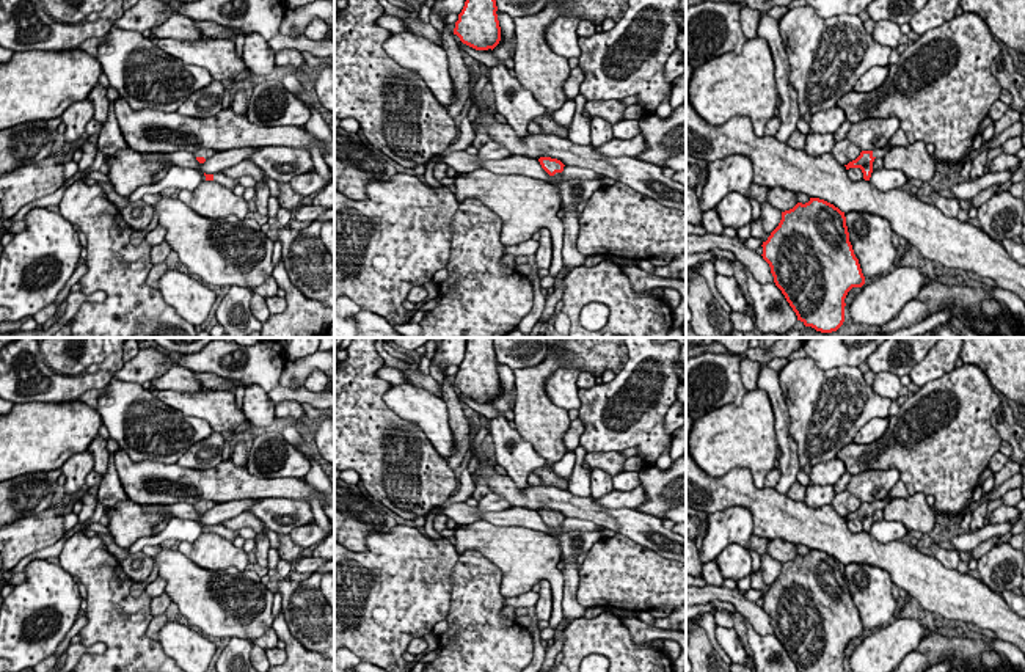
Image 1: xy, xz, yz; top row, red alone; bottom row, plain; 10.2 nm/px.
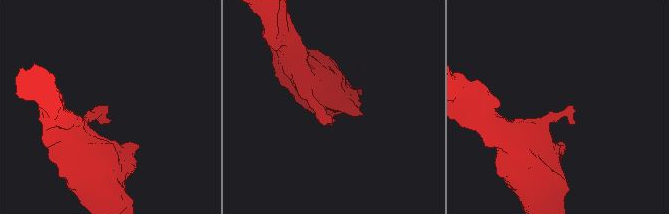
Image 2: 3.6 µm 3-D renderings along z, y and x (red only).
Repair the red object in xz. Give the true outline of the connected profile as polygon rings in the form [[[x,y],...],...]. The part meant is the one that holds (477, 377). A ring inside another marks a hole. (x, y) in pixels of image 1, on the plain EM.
[[[466,338],[466,353],[455,374],[454,386],[476,402],[494,400],[501,393],[493,338]]]

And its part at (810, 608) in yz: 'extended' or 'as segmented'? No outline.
as segmented

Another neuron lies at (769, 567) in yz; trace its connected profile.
[[[761,554],[760,570],[761,570],[763,583],[766,586],[771,586],[782,572],[782,562],[771,557],[769,554]]]

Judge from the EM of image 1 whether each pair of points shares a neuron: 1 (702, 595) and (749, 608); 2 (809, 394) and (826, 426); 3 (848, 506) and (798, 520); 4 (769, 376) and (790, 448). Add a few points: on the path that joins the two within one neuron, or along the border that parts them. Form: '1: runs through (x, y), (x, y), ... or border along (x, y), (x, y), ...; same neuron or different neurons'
1: runs through (713, 594), (733, 595), (738, 600); same neuron
2: runs through (817, 402), (826, 412), (826, 418); same neuron
3: border along (831, 504), (843, 518); different neurons
4: runs through (774, 393), (782, 415), (782, 430); same neuron

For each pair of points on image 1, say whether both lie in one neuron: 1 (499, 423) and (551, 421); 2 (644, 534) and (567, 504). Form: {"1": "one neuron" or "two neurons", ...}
{"1": "two neurons", "2": "one neuron"}

